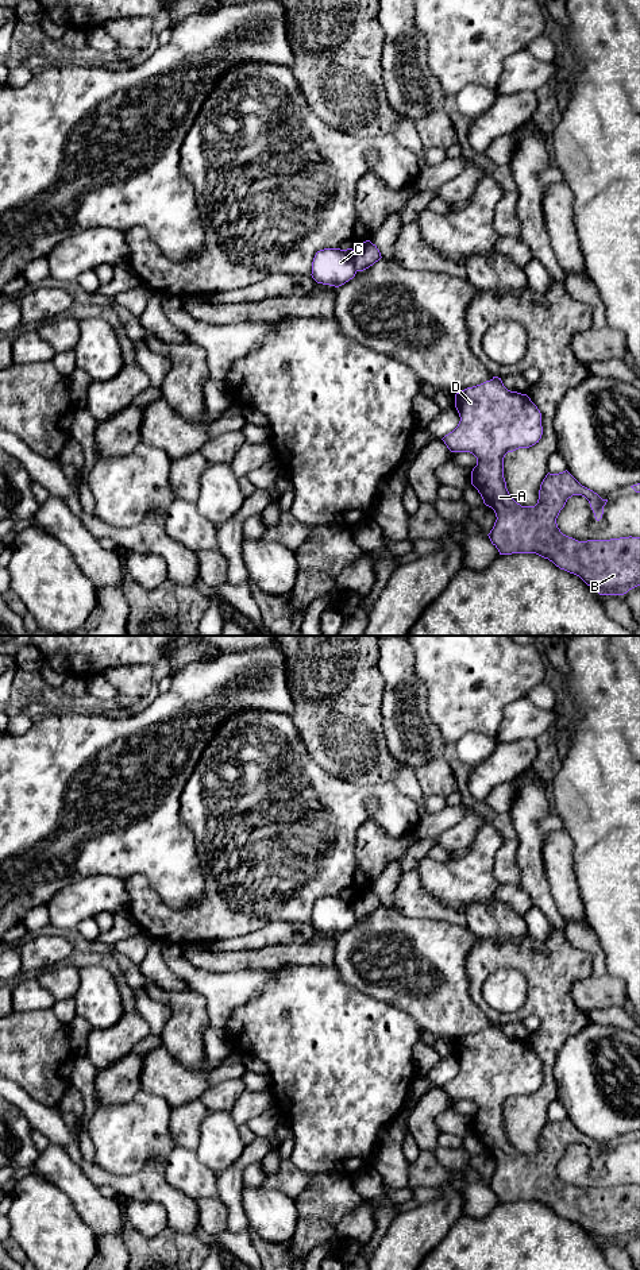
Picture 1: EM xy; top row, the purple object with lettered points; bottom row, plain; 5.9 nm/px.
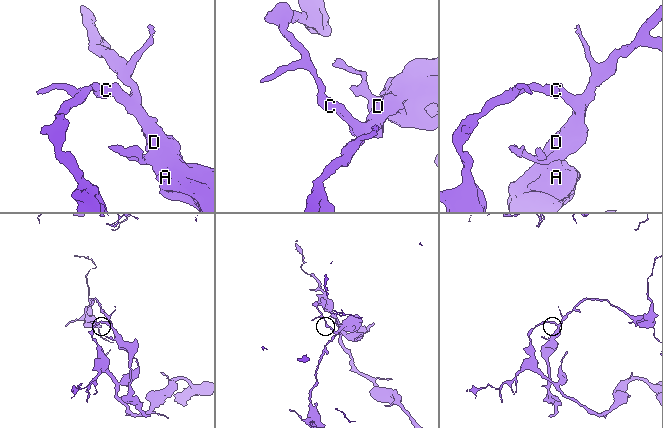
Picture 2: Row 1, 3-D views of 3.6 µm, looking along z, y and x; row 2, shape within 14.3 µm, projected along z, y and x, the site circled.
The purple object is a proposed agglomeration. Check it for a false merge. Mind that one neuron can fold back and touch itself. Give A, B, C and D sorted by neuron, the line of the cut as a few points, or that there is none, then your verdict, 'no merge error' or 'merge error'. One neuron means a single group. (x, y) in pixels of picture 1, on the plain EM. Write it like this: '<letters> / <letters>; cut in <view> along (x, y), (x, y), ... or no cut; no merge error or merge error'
A B D / C; cut in xy along (351, 898), (353, 913), (357, 918); merge error

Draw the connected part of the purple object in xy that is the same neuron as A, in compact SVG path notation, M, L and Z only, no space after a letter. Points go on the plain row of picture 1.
M493 1024L456 1041L455 1055L460 1069L442 1088L451 1100L470 1100L477 1105L471 1132L481 1142L483 1151L496 1161L497 1167L487 1184L500 1203L536 1201L560 1217L579 1224L599 1243L624 1243L640 1234L640 1185L578 1189L558 1176L556 1166L572 1143L582 1143L589 1149L597 1169L602 1166L608 1150L582 1134L567 1117L545 1123L535 1154L521 1154L510 1144L504 1126L505 1103L535 1093L543 1082L541 1061L527 1042L508 1038L501 1026Z

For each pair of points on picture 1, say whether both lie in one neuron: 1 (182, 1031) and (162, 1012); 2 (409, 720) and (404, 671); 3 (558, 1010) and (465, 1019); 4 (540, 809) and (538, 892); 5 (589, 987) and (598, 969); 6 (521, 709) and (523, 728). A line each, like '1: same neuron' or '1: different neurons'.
1: different neurons
2: same neuron
3: different neurons
4: same neuron
5: different neurons
6: same neuron

